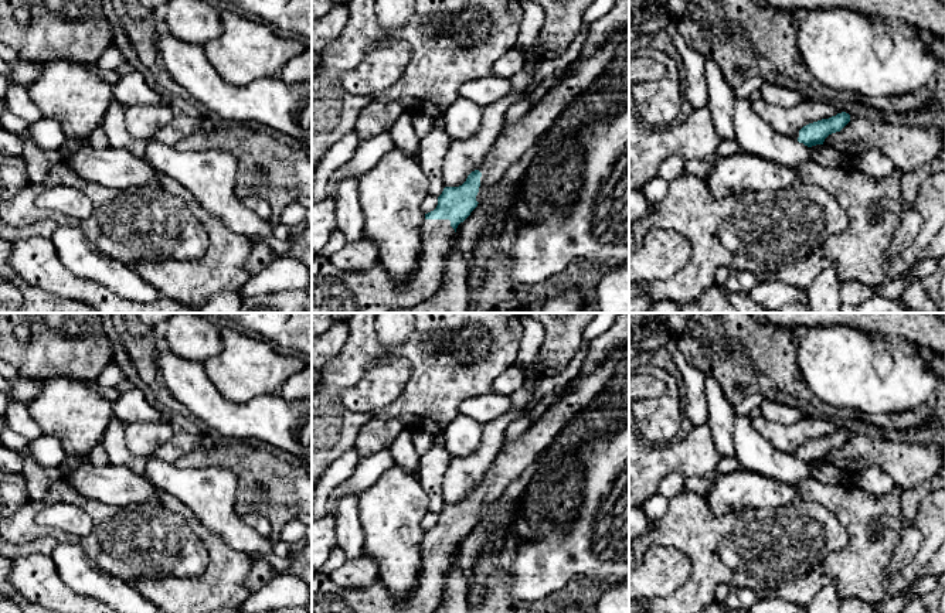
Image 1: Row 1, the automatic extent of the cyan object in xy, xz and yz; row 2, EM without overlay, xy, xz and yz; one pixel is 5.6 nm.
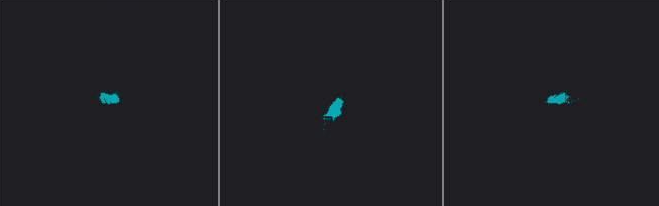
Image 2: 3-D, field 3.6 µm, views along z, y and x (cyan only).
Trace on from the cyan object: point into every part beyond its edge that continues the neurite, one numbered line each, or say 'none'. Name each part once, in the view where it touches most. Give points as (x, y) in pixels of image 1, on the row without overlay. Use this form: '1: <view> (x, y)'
1: xz (515, 456)
2: xz (435, 552)

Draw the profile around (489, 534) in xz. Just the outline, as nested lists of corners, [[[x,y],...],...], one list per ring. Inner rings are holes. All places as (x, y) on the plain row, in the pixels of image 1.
[[[523,494],[517,498],[502,495],[483,511],[477,524],[458,542],[455,549],[456,566],[465,575],[468,589],[473,585],[473,571],[480,555],[487,555],[492,551],[503,552],[506,537],[513,535],[510,524],[517,515],[524,514],[521,507],[523,500]]]

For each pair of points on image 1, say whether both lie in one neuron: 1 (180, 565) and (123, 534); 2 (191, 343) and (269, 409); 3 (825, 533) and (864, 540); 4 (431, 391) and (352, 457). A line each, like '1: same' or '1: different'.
1: same
2: different
3: different
4: different

